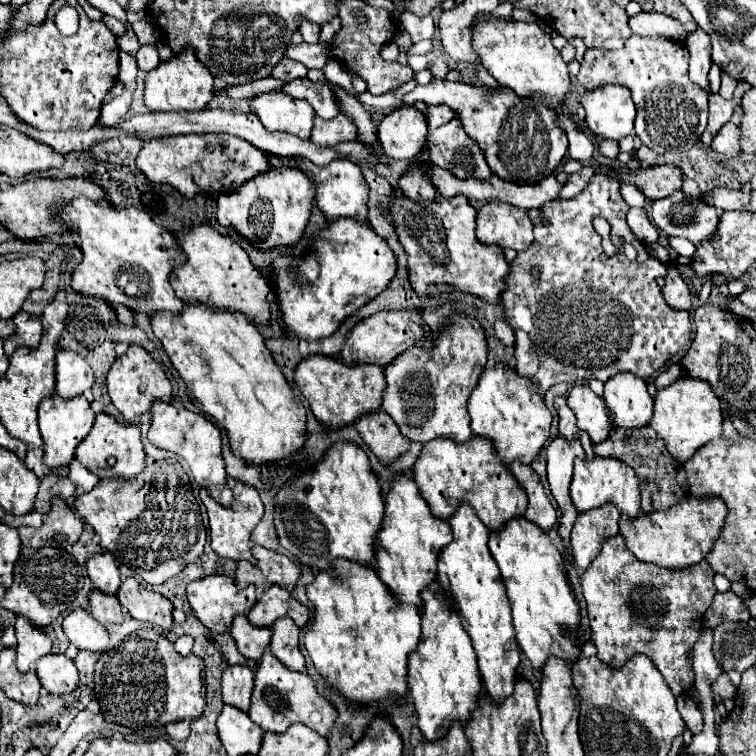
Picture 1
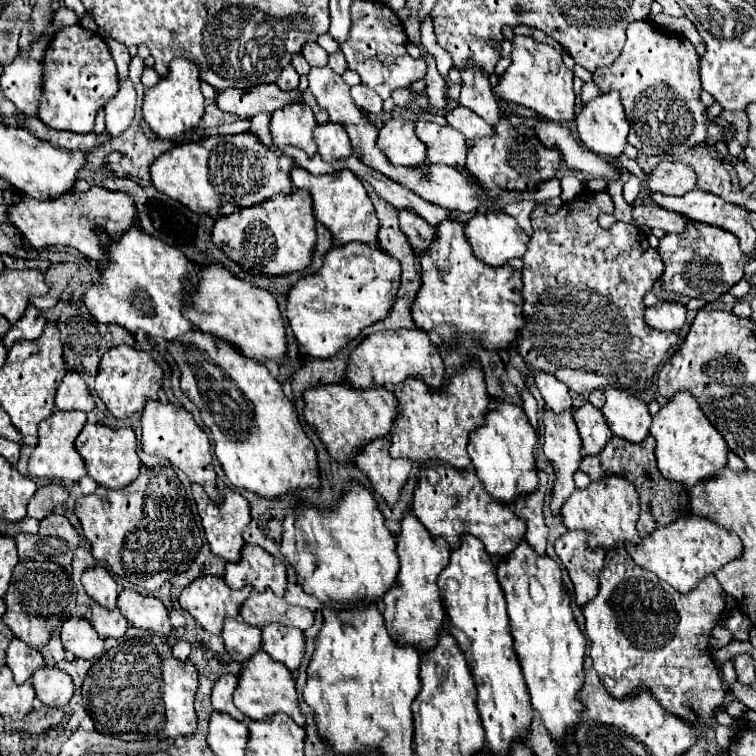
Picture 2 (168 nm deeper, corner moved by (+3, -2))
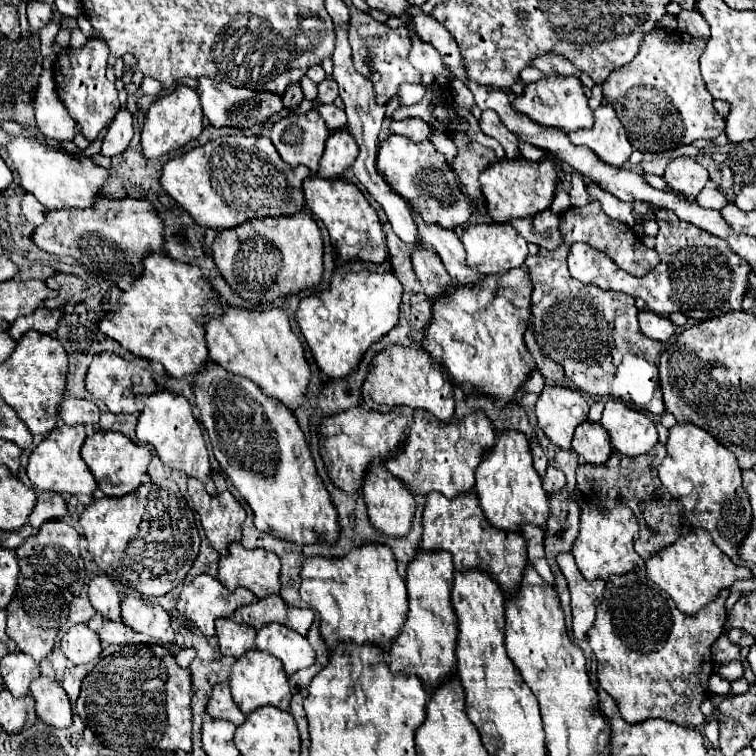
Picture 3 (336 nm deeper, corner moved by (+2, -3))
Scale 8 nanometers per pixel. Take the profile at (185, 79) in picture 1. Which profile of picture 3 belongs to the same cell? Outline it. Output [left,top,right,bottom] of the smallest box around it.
[142,85,204,159]

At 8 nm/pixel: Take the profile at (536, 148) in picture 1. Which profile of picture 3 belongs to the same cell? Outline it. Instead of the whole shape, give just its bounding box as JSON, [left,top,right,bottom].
[482,159,556,223]

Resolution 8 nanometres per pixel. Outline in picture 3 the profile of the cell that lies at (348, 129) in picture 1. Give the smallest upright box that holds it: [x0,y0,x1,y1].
[318,131,358,179]

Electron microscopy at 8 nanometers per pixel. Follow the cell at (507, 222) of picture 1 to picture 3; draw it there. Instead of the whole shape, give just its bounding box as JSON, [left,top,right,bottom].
[460,223,528,275]

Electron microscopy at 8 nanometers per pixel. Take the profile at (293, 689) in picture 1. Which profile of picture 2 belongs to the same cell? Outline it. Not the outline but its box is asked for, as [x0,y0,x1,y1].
[233,650,305,726]

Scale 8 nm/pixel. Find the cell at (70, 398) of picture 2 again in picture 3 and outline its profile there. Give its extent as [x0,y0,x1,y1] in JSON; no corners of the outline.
[60,395,100,425]

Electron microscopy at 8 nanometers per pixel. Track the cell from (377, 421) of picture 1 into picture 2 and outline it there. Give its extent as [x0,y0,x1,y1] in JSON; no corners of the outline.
[355,438,411,504]

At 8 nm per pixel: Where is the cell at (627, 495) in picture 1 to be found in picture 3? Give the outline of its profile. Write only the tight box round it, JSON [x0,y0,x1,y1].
[572,503,644,581]

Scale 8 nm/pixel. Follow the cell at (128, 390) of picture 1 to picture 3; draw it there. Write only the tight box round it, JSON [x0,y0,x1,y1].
[86,351,156,415]

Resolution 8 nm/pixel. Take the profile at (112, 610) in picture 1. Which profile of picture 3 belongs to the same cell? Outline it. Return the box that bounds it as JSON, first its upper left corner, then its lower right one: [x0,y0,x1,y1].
[98,619,135,647]

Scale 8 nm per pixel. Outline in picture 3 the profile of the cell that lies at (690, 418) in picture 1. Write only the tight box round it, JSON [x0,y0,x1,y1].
[658,425,752,565]

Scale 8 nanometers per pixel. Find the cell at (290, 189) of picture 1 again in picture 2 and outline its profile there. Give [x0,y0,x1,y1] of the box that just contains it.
[213,188,315,274]

